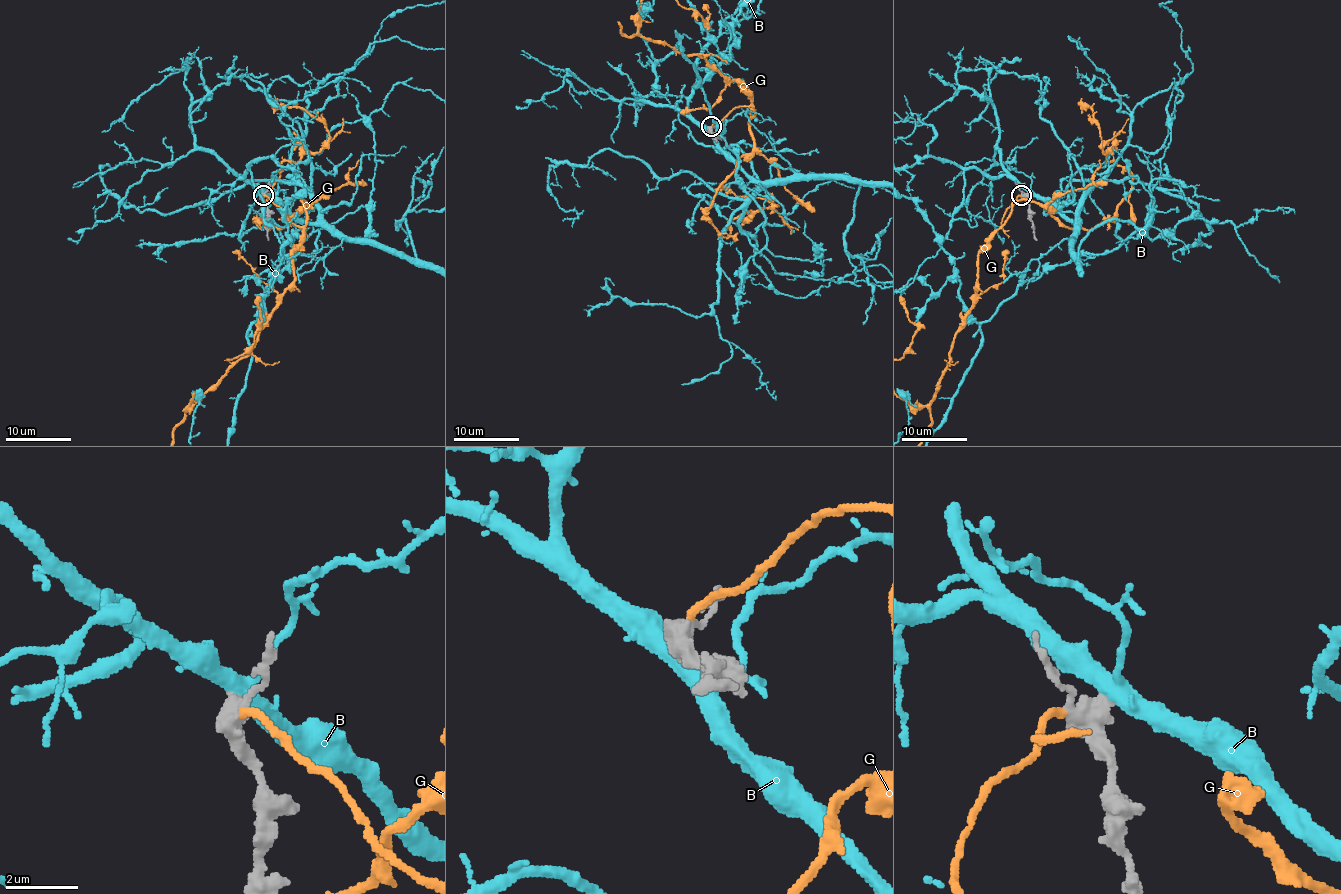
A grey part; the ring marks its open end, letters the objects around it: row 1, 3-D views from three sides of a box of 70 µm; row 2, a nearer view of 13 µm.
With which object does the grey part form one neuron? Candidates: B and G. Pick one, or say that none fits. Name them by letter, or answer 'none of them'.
G

